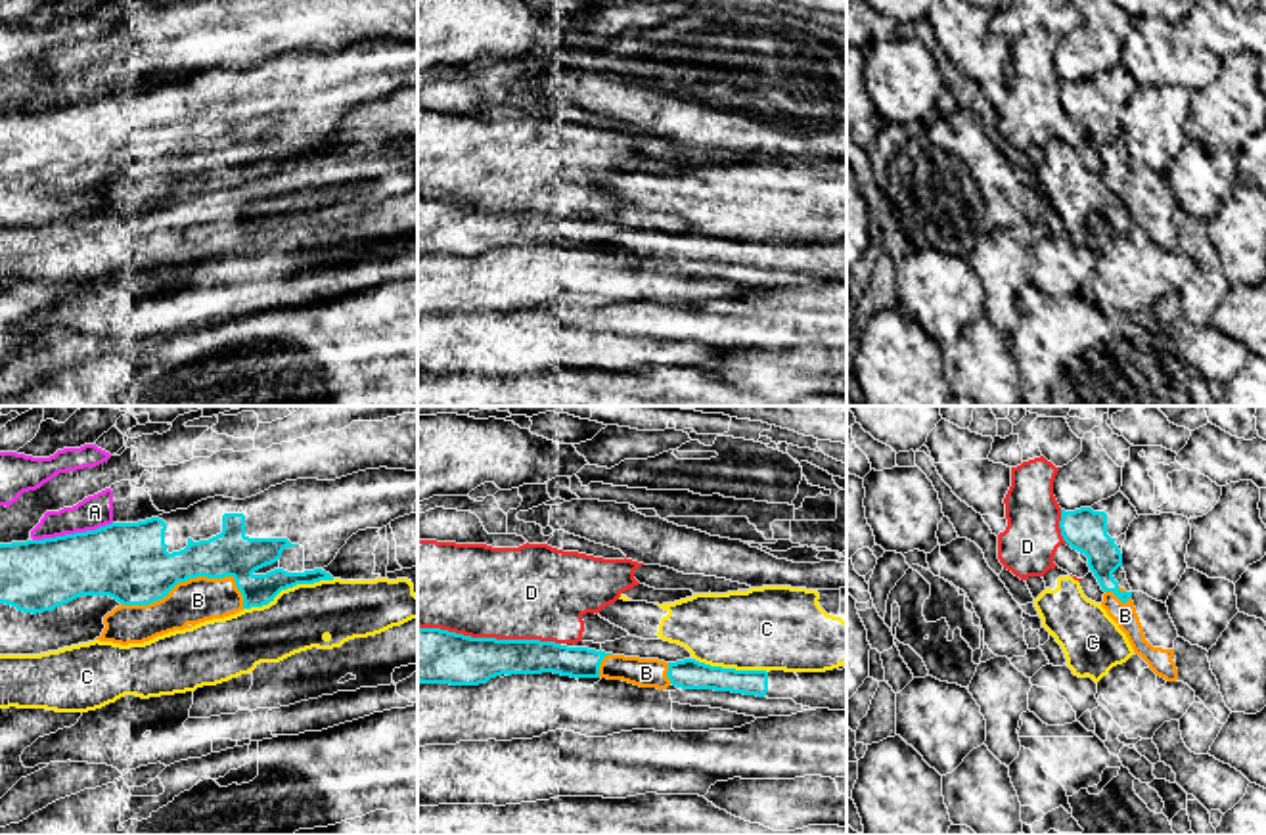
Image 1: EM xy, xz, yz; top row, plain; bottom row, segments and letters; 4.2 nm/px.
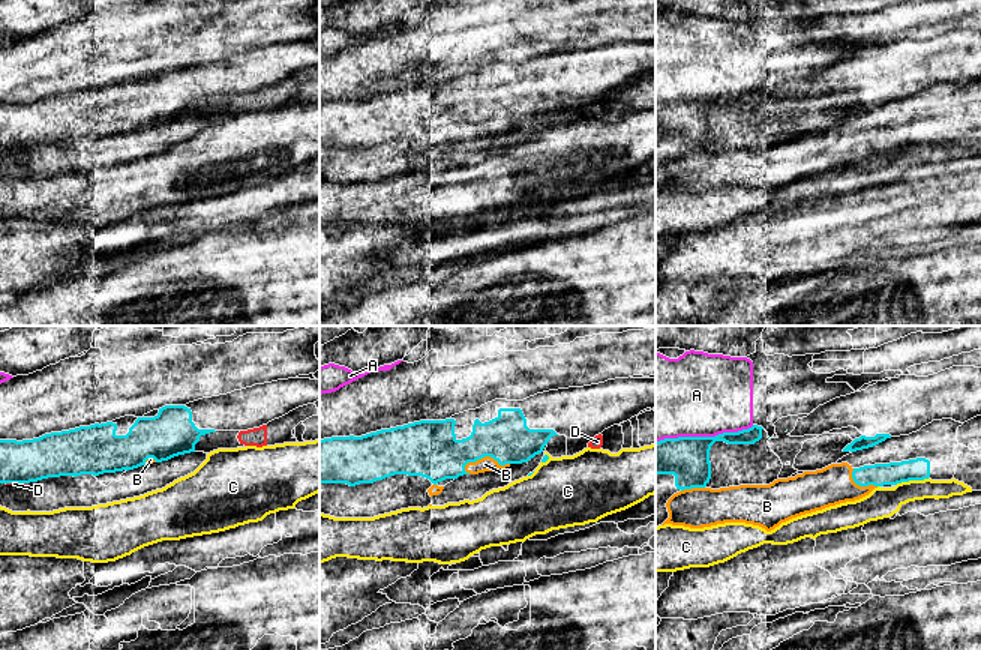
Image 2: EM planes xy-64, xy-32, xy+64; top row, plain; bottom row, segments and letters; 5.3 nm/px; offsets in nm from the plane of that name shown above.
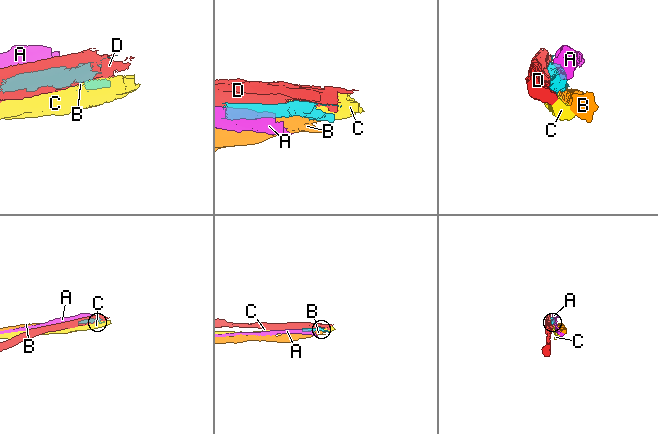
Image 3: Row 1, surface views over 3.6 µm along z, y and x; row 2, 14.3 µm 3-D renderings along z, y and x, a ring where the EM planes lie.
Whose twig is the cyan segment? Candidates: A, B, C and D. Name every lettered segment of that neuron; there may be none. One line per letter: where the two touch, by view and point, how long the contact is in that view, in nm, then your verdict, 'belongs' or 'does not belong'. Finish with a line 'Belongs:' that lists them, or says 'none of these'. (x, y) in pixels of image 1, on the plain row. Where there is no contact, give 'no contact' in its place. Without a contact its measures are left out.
A: xy (71, 106) | 340 nm | does not belong
B: xy (184, 152) | 500 nm | does not belong
C: xy (288, 157) | 400 nm | does not belong
D: xz (489, 209) | 600 nm | does not belong
Belongs: none of these

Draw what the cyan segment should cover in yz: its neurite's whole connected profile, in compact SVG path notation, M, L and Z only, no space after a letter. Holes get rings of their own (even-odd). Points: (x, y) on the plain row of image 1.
M1122 63L1092 79L1061 80L1059 100L1063 111L1088 128L1090 144L1080 151L1088 170L1101 174L1105 163L1113 163L1122 174L1132 169L1132 163L1119 161L1113 144L1122 138L1122 124L1115 111L1126 105L1136 86L1136 79Z

